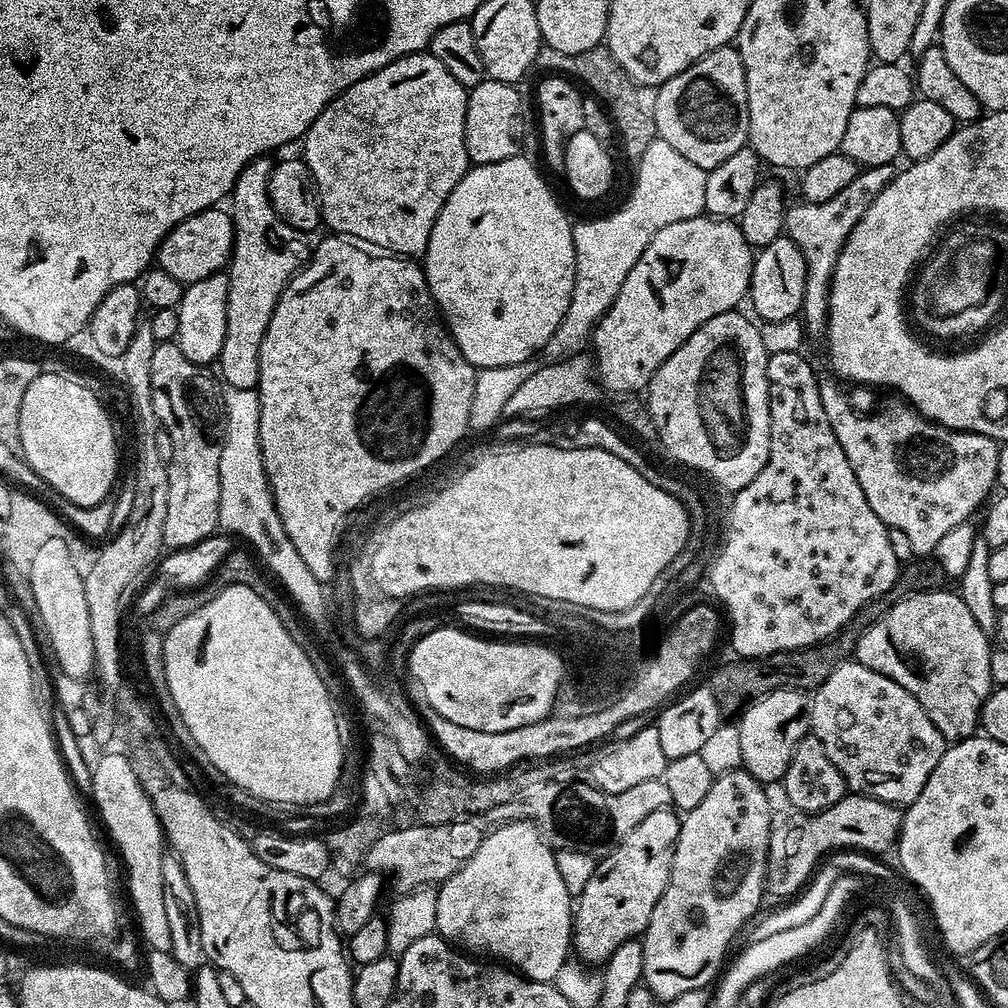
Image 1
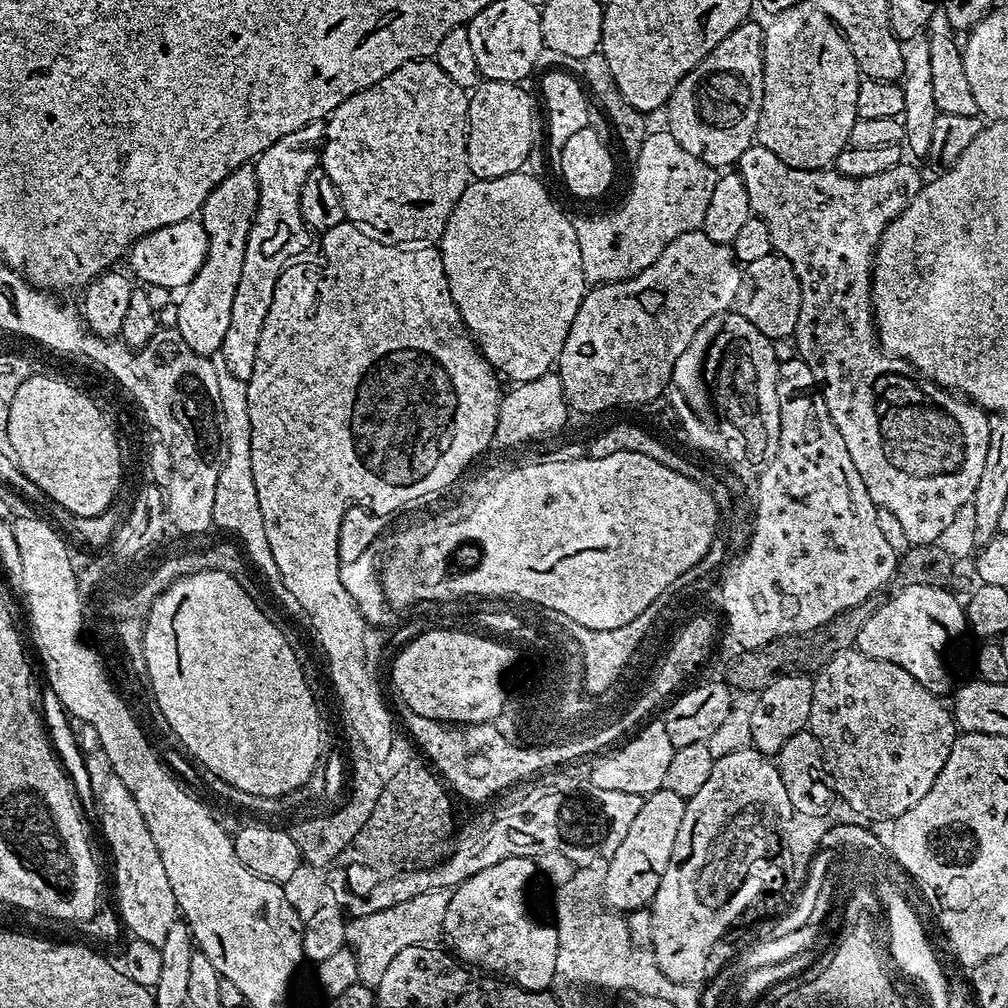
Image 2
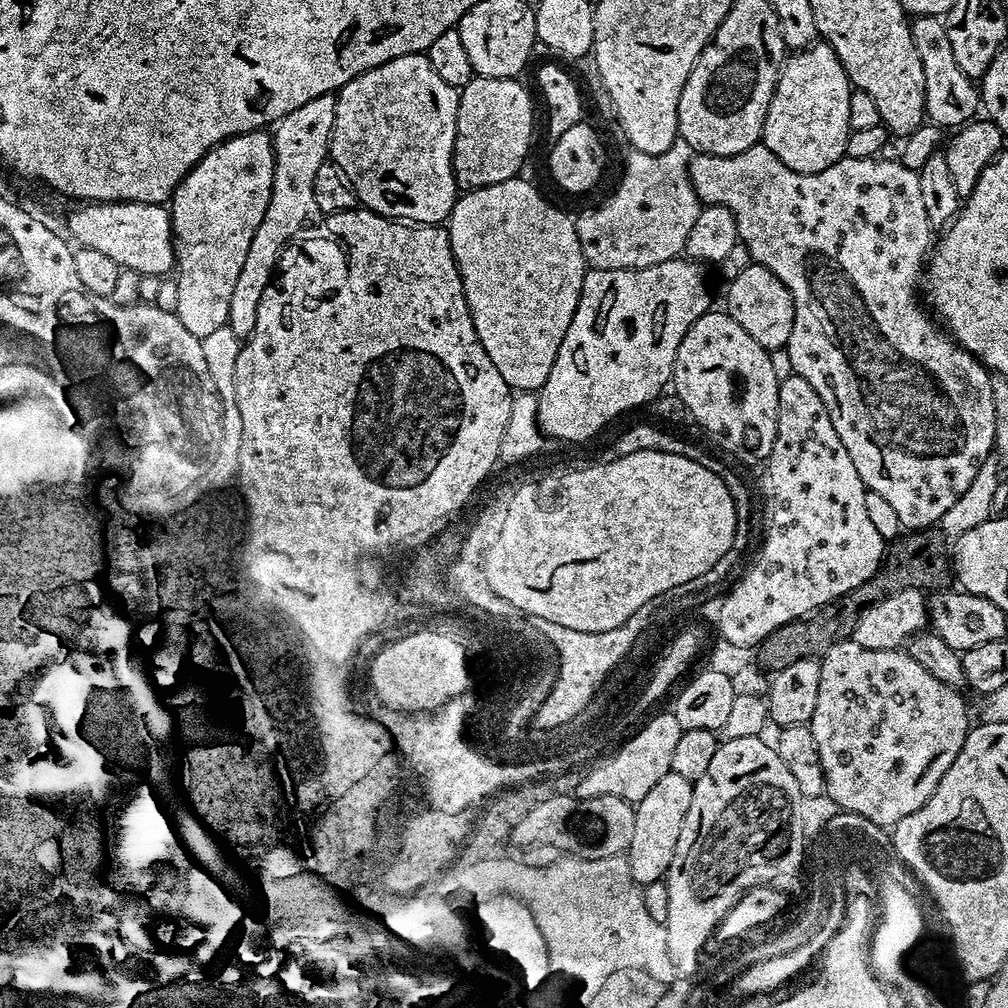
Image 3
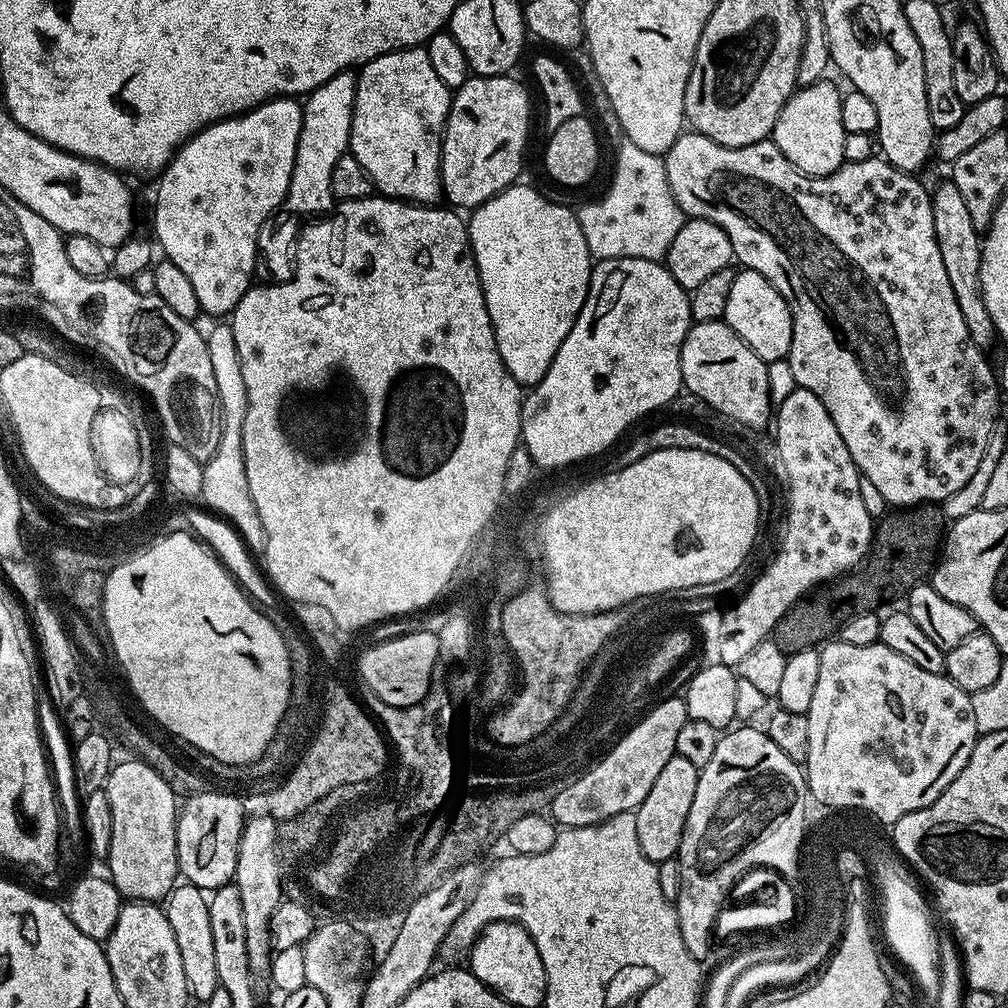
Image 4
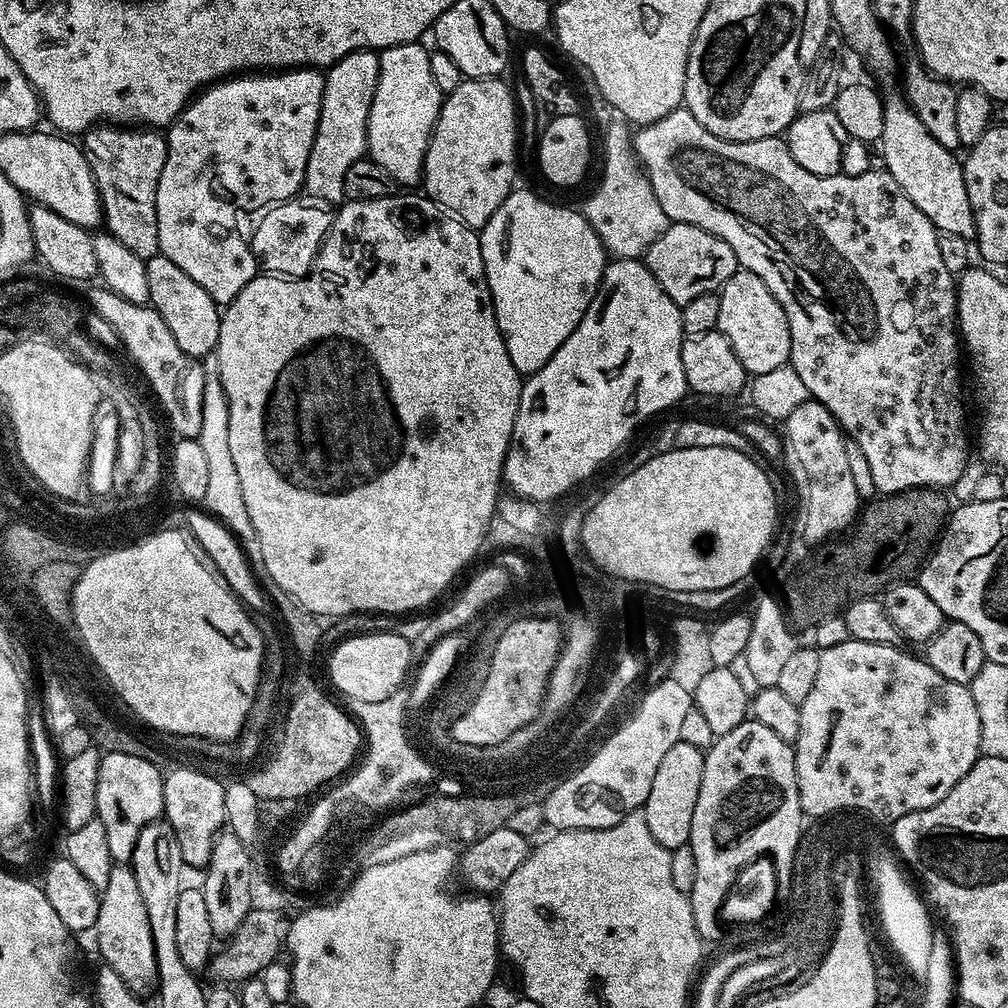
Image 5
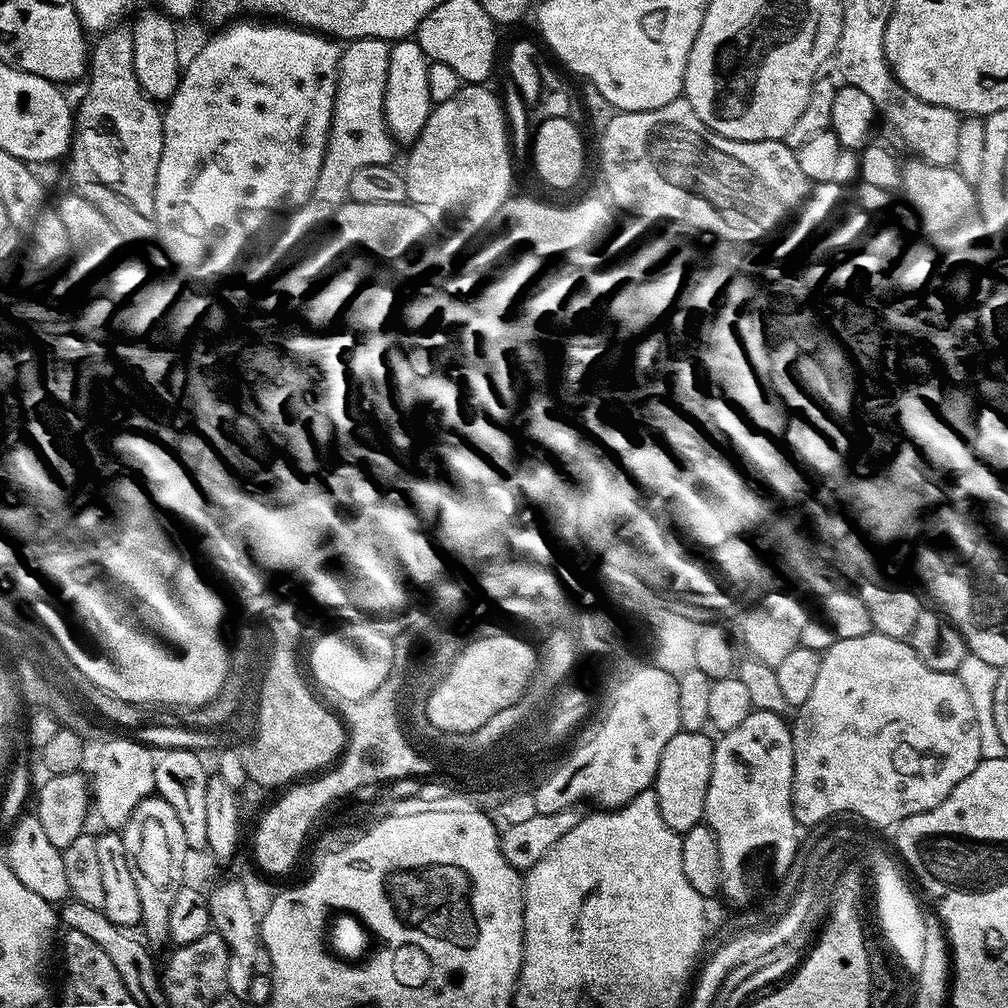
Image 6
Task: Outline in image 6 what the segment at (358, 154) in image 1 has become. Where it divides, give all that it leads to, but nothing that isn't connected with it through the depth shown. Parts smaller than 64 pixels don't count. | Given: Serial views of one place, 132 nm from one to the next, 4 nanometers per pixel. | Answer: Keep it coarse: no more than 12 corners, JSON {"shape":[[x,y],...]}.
{"shape":[[395,41],[384,117],[397,145],[422,134],[434,103],[429,58]]}

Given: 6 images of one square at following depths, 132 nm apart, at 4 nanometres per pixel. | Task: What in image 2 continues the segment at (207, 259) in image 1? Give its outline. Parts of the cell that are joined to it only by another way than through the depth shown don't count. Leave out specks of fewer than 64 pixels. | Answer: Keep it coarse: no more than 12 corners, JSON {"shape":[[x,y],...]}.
{"shape":[[199,219],[163,224],[126,252],[141,285],[183,290],[207,236]]}

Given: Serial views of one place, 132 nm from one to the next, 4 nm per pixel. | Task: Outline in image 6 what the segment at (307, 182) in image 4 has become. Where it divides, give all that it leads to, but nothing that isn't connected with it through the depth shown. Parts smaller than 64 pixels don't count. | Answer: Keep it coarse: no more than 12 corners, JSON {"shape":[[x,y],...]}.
{"shape":[[390,44],[343,45],[312,191],[348,200],[362,166],[392,164]]}

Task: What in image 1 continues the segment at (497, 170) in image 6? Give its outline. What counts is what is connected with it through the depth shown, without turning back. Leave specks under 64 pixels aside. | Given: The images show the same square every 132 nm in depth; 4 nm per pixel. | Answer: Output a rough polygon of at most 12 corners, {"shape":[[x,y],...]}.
{"shape":[[485,79],[468,93],[473,165],[517,155],[524,100],[516,84]]}

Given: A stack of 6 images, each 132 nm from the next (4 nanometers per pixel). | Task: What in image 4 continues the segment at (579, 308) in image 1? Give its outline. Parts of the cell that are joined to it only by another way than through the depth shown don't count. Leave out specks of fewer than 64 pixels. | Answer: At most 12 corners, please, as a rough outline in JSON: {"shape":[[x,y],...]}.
{"shape":[[621,144],[576,212],[597,261],[663,261],[686,217],[663,159]]}

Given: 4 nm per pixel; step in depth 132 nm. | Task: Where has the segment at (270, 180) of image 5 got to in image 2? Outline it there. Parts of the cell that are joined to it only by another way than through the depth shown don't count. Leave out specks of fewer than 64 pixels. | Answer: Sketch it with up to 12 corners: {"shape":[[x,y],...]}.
{"shape":[[239,166],[198,213],[207,252],[179,293],[175,328],[219,353],[256,207]]}

